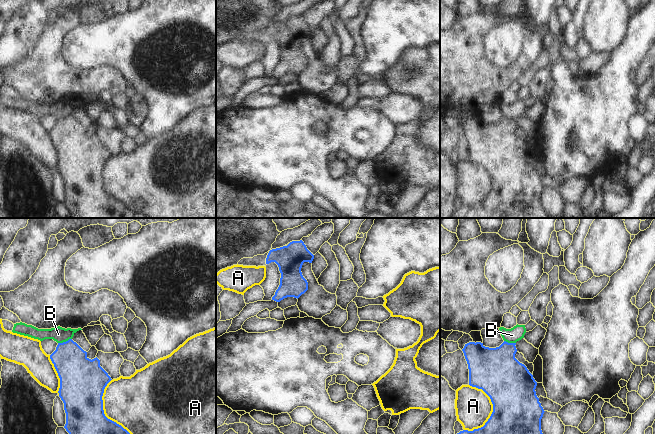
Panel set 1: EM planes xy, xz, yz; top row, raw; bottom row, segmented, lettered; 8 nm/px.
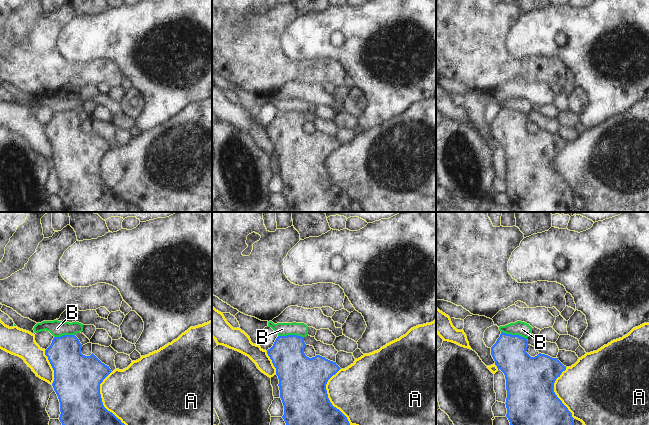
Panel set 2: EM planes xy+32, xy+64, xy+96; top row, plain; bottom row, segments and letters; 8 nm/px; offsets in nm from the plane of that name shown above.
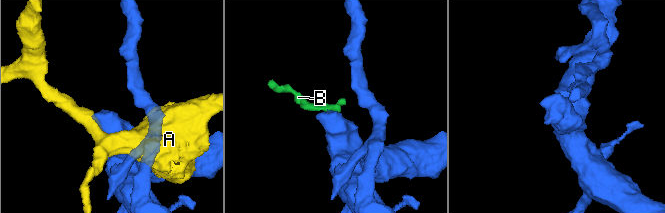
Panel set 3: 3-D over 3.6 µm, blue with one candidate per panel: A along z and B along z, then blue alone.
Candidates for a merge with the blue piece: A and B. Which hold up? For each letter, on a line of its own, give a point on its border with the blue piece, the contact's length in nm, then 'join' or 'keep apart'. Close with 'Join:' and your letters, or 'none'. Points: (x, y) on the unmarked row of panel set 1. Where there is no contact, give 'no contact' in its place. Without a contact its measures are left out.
A: yz (493, 183) | 380 nm | keep apart
B: xy (64, 118) | 120 nm | keep apart
Join: none

